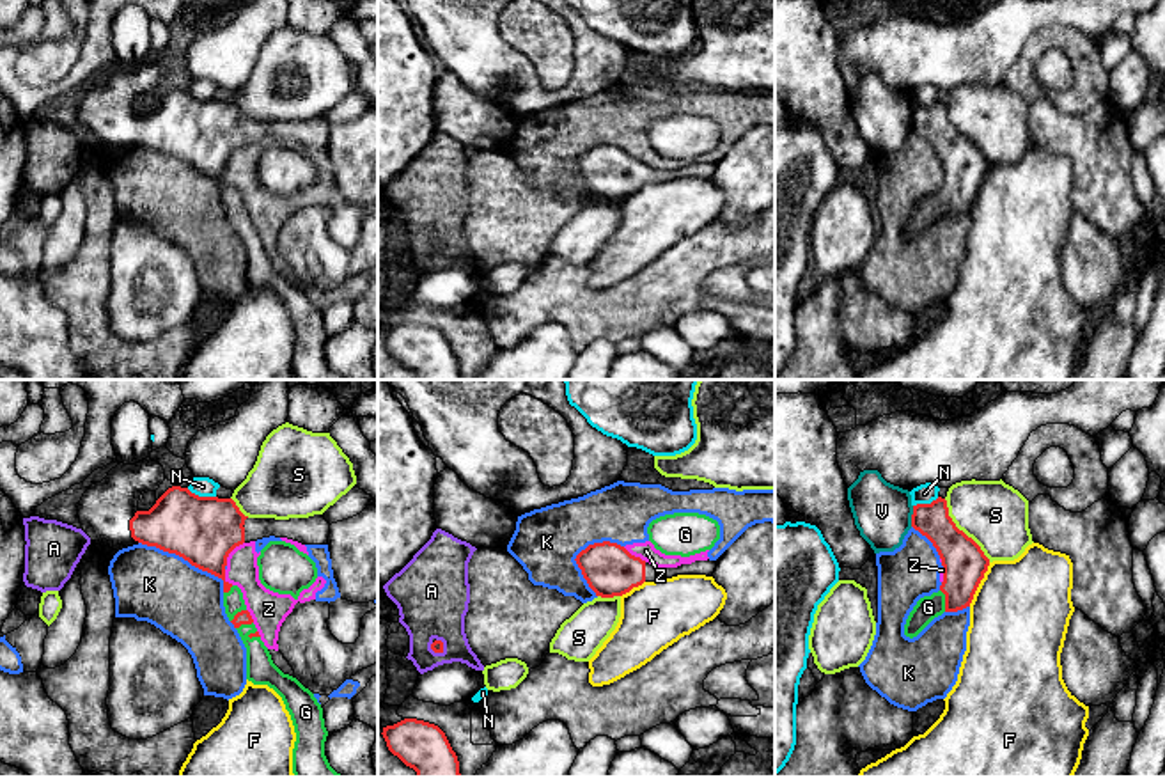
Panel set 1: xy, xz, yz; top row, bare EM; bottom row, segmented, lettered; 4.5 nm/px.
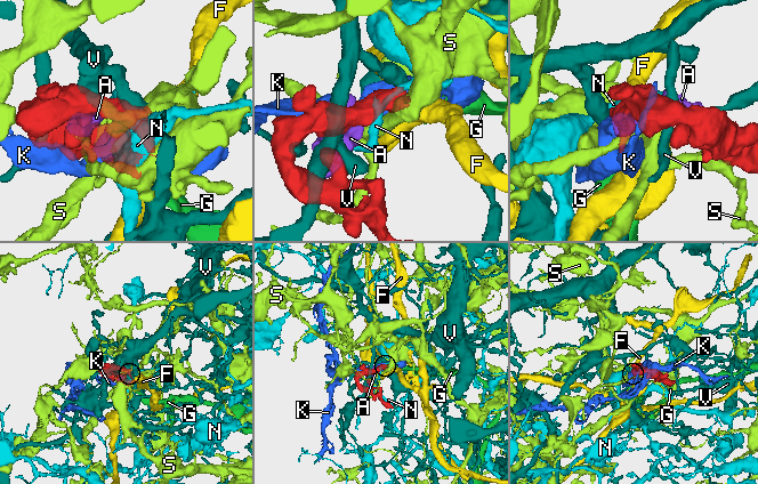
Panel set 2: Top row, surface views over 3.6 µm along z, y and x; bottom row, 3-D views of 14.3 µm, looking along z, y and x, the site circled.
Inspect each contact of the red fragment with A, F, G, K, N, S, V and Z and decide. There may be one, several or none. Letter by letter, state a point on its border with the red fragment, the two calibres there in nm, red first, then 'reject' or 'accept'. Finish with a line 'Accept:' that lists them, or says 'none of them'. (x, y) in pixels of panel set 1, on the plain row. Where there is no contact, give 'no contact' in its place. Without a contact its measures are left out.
A: meets red in xz at (437, 254); 60 nm thick on the red side, 320 nm on the other; reject
F: meets red in yz at (979, 185); 200 nm thick on the red side, 460 nm on the other; reject
G: meets red in yz at (946, 203); 200 nm thick on the red side, 110 nm on the other; accept
K: meets red in xy at (187, 162); 300 nm thick on the red side, 320 nm on the other; reject
N: meets red in xy at (201, 100); 300 nm thick on the red side, 90 nm on the other; reject
S: meets red in yz at (961, 133); 200 nm thick on the red side, 300 nm on the other; reject
V: meets red in yz at (912, 119); 160 nm thick on the red side, 260 nm on the other; reject
Z: meets red in xy at (231, 153); 300 nm thick on the red side, 140 nm on the other; reject
Accept: G

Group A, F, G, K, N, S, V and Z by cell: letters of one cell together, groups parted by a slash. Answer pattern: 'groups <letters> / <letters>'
groups A / F / G / K Z / N / S / V

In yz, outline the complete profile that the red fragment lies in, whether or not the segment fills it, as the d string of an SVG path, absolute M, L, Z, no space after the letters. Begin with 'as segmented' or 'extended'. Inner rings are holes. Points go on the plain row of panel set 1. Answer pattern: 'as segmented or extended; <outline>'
extended; M947 103L913 108L911 130L936 151L943 184L938 195L924 199L910 215L904 238L917 239L934 220L970 209L973 197L988 174L989 161L981 149L956 130L949 119Z

